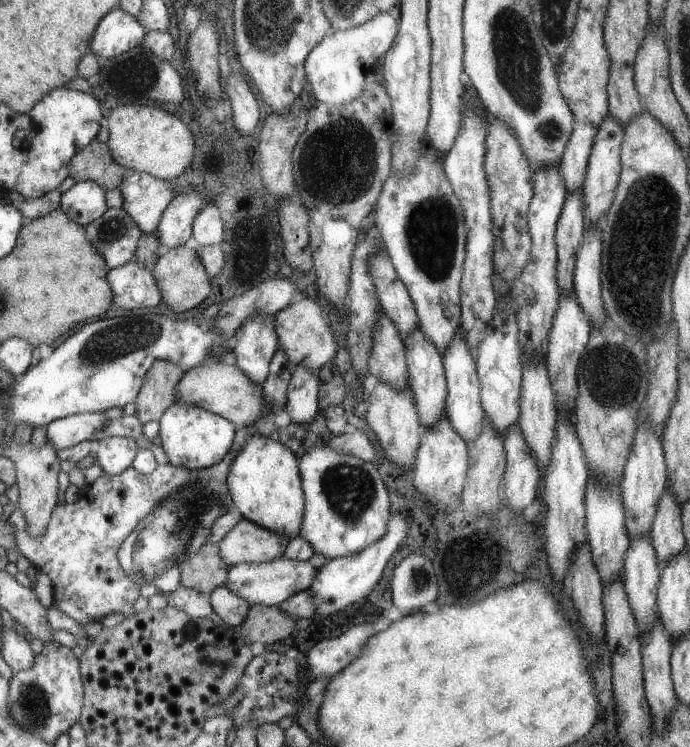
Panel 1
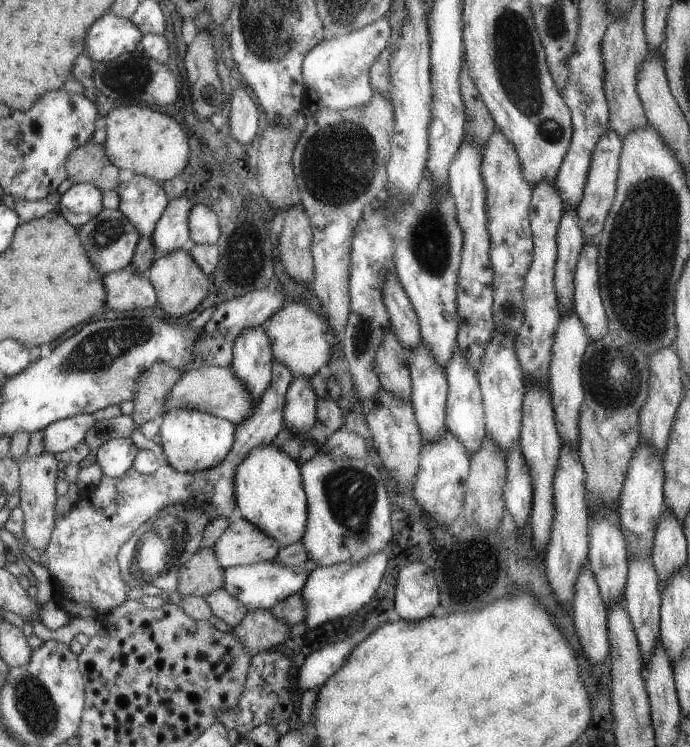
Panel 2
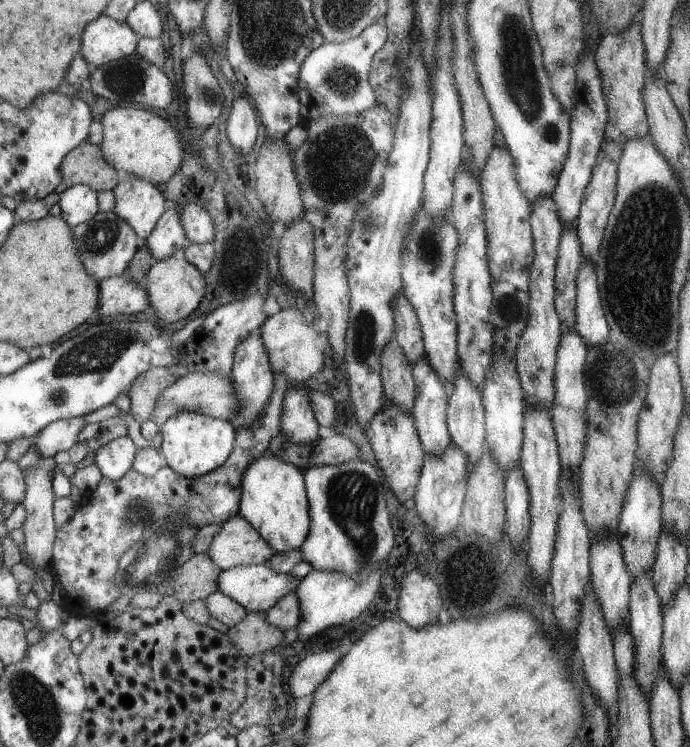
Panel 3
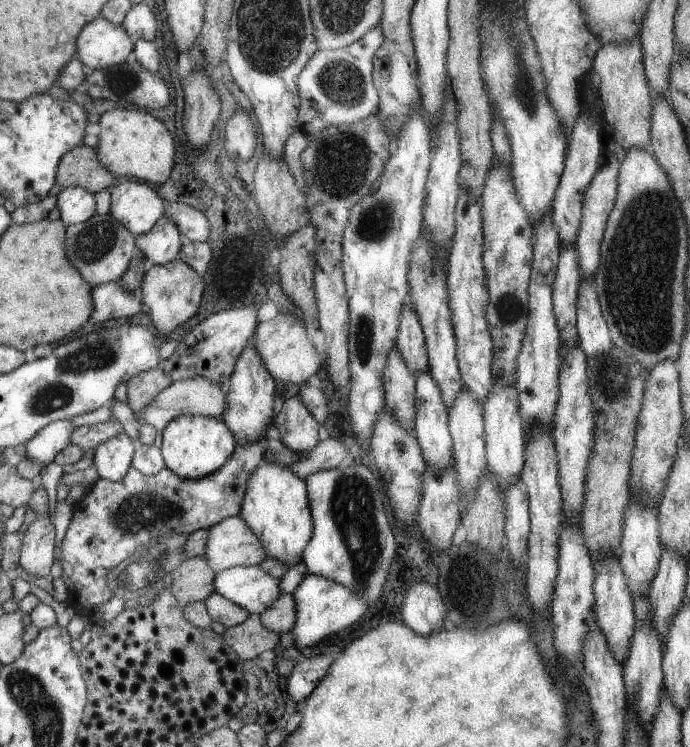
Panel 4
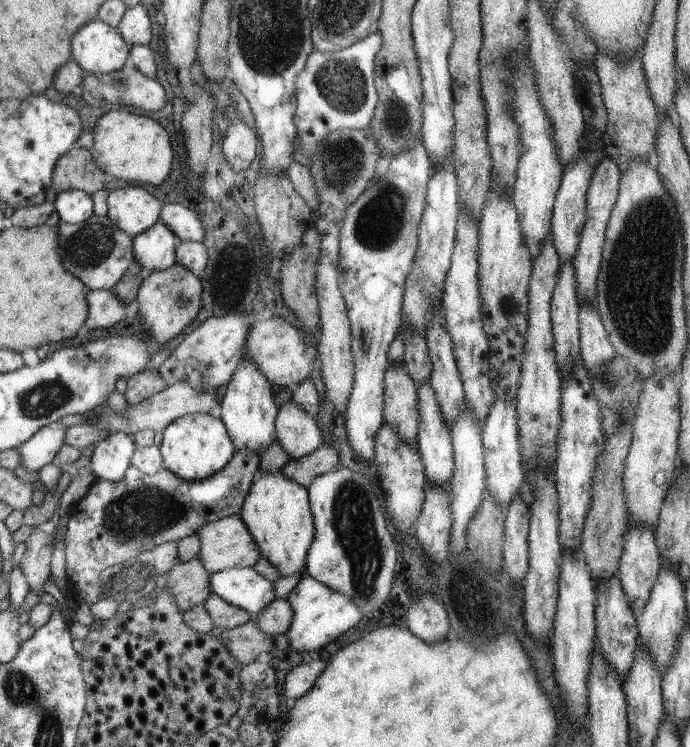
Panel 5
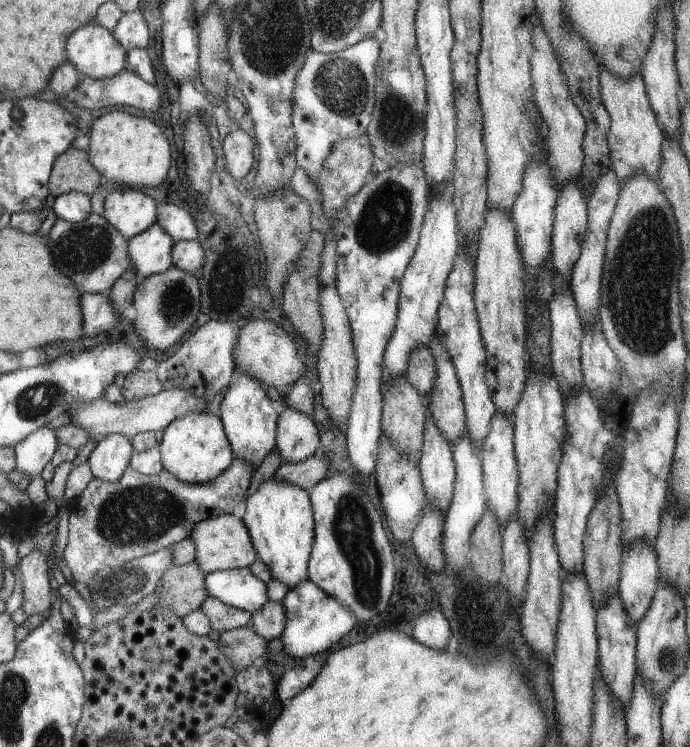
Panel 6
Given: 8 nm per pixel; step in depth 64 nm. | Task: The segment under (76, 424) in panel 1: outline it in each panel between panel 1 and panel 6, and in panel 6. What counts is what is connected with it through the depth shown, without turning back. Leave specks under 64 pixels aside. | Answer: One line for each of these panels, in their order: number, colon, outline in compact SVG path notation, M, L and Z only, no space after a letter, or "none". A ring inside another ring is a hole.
2: M79 414L71 416L67 420L57 420L49 428L43 430L43 450L51 454L59 454L65 450L75 448L77 444L83 442L85 432L95 424L93 416L89 414Z
3: M85 416L67 418L67 420L55 420L39 432L39 436L31 438L33 448L39 454L39 458L53 458L59 452L69 450L73 444L77 444L77 434L85 424Z
4: M57 420L47 424L41 432L25 442L25 458L29 462L35 462L37 466L47 466L55 460L57 452L71 444L69 436L73 430L75 426L69 420Z
5: M59 422L47 424L45 428L39 428L25 444L19 444L19 456L21 456L21 466L25 466L29 472L37 474L41 466L49 464L57 450L65 444L65 430Z
6: M39 428L21 440L15 448L15 470L33 478L39 476L43 466L51 462L51 456L57 450L55 428Z

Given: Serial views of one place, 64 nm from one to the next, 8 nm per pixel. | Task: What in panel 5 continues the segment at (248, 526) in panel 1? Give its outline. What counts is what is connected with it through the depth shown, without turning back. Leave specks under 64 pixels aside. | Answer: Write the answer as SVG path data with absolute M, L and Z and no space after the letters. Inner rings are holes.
M227 516L223 520L203 524L195 534L199 536L199 542L201 542L197 558L203 562L209 574L217 574L229 568L253 568L255 562L261 560L261 548L251 536L247 524L243 524L241 516Z

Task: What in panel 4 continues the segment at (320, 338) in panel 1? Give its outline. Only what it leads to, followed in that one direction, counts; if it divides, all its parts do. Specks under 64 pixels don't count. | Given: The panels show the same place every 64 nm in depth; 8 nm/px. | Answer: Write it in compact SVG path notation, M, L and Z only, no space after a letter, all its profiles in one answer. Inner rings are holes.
M277 314L267 322L259 322L255 328L255 348L259 350L259 356L267 364L267 372L275 378L275 382L301 384L317 374L319 362L299 318L293 318L289 314Z

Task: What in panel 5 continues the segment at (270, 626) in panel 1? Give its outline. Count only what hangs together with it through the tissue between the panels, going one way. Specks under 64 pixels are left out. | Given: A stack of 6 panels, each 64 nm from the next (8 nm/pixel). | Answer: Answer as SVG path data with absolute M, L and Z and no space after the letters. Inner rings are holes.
M253 618L247 624L239 626L239 628L223 630L221 640L223 640L225 648L231 652L231 656L241 666L247 666L249 662L253 662L261 652L271 654L271 650L275 648L273 646L275 638L263 634Z

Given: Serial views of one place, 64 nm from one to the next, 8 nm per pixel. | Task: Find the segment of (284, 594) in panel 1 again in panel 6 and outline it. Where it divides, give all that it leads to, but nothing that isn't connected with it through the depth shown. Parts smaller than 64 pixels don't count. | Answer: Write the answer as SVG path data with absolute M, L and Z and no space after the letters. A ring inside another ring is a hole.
M251 568L205 574L205 588L209 598L217 598L223 604L249 614L255 614L255 610L269 600L265 582L261 582Z

